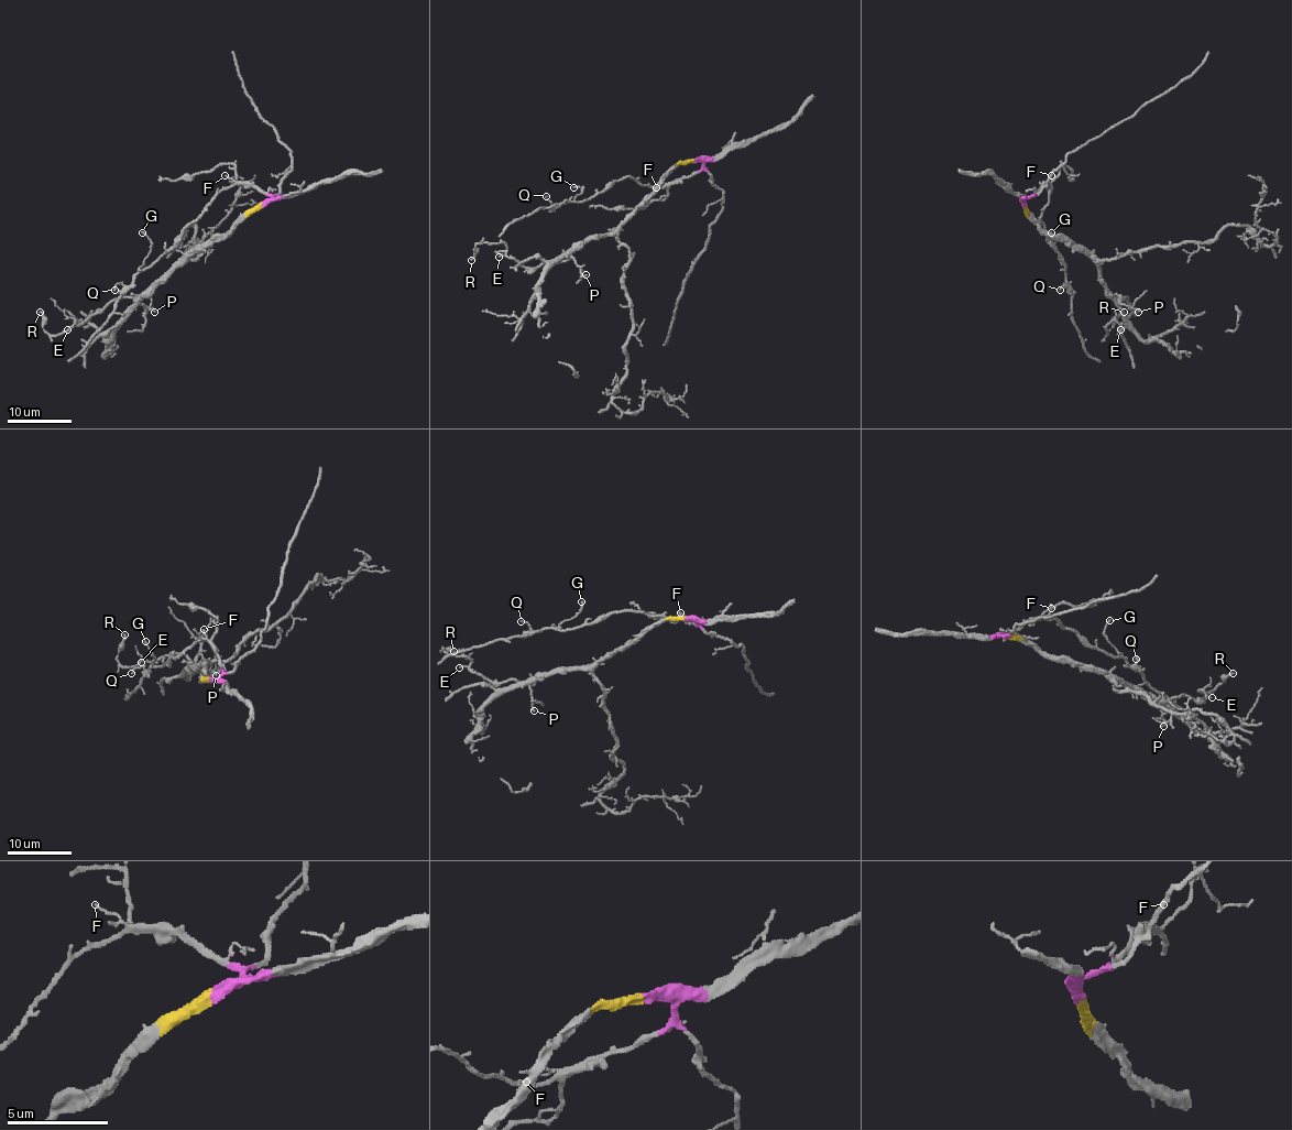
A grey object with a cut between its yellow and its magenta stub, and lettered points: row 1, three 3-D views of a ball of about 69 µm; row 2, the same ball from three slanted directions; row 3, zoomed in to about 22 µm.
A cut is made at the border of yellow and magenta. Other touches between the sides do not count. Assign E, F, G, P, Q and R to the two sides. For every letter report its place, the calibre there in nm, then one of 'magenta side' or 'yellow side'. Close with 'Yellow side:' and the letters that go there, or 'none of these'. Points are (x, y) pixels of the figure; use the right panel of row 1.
E: at (1120, 329); 90 nm thick; yellow side
F: at (1051, 175); 110 nm thick; magenta side
G: at (1051, 232); 110 nm thick; magenta side
P: at (1138, 312); 130 nm thick; yellow side
Q: at (1060, 290); 110 nm thick; magenta side
R: at (1124, 312); 160 nm thick; yellow side
Yellow side: E, P, R

